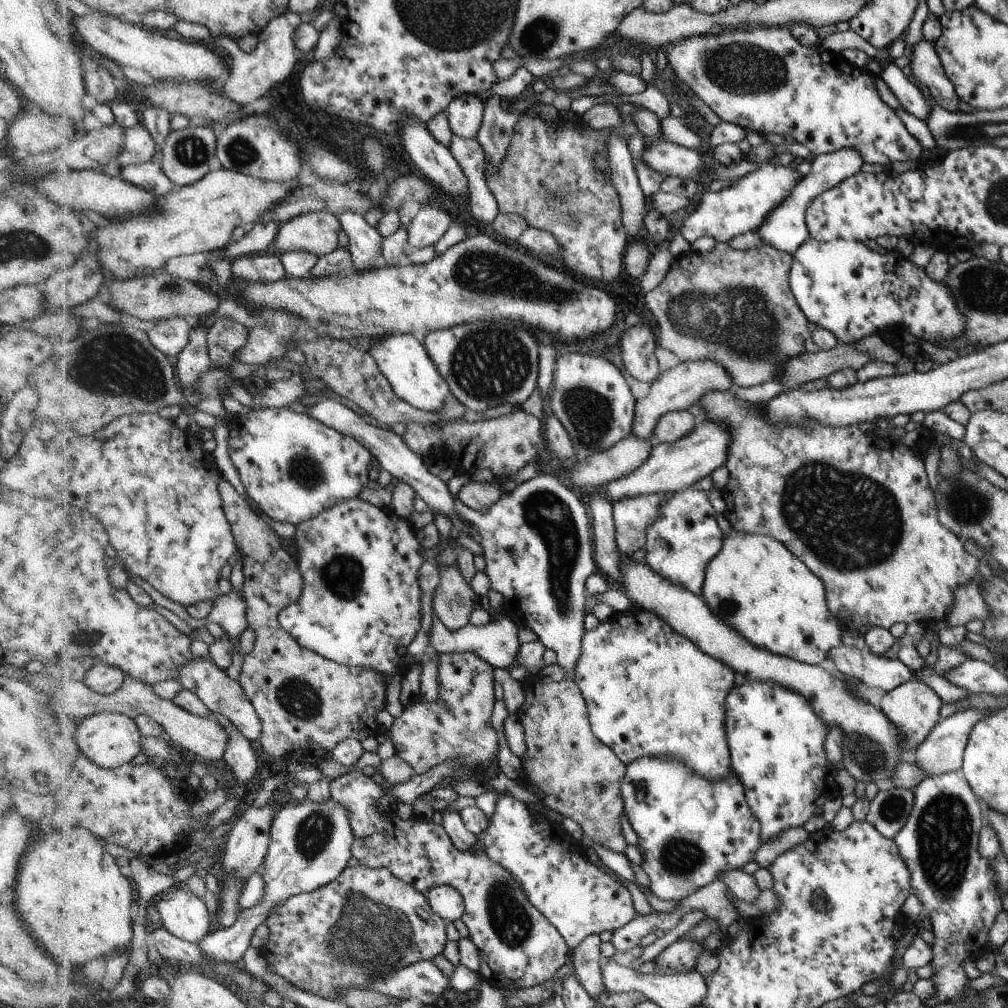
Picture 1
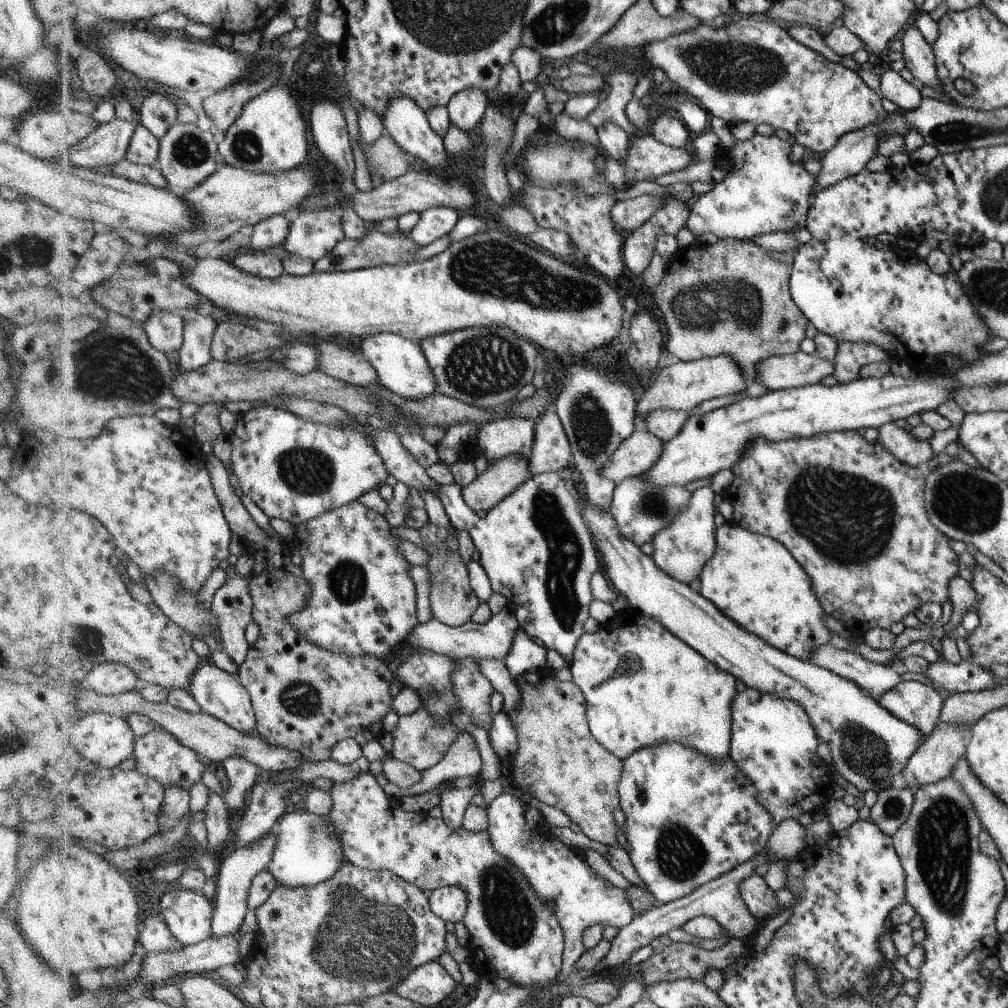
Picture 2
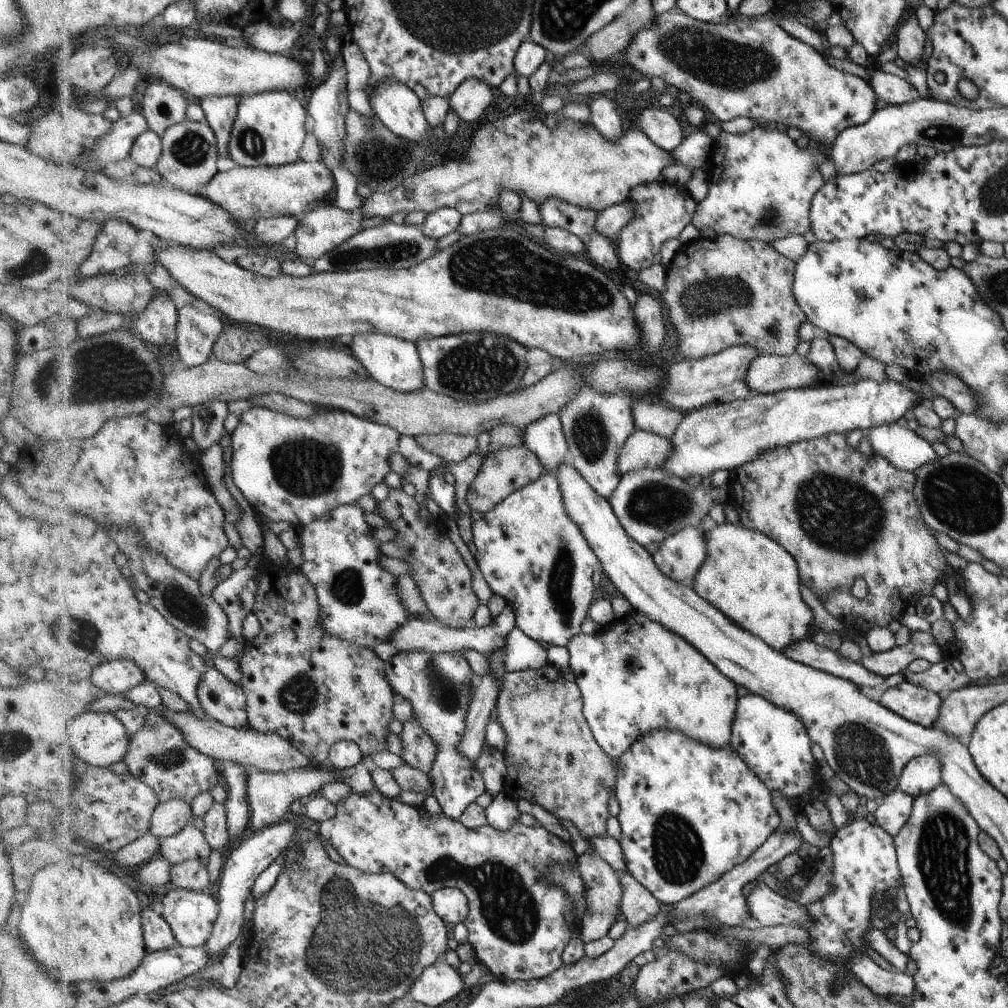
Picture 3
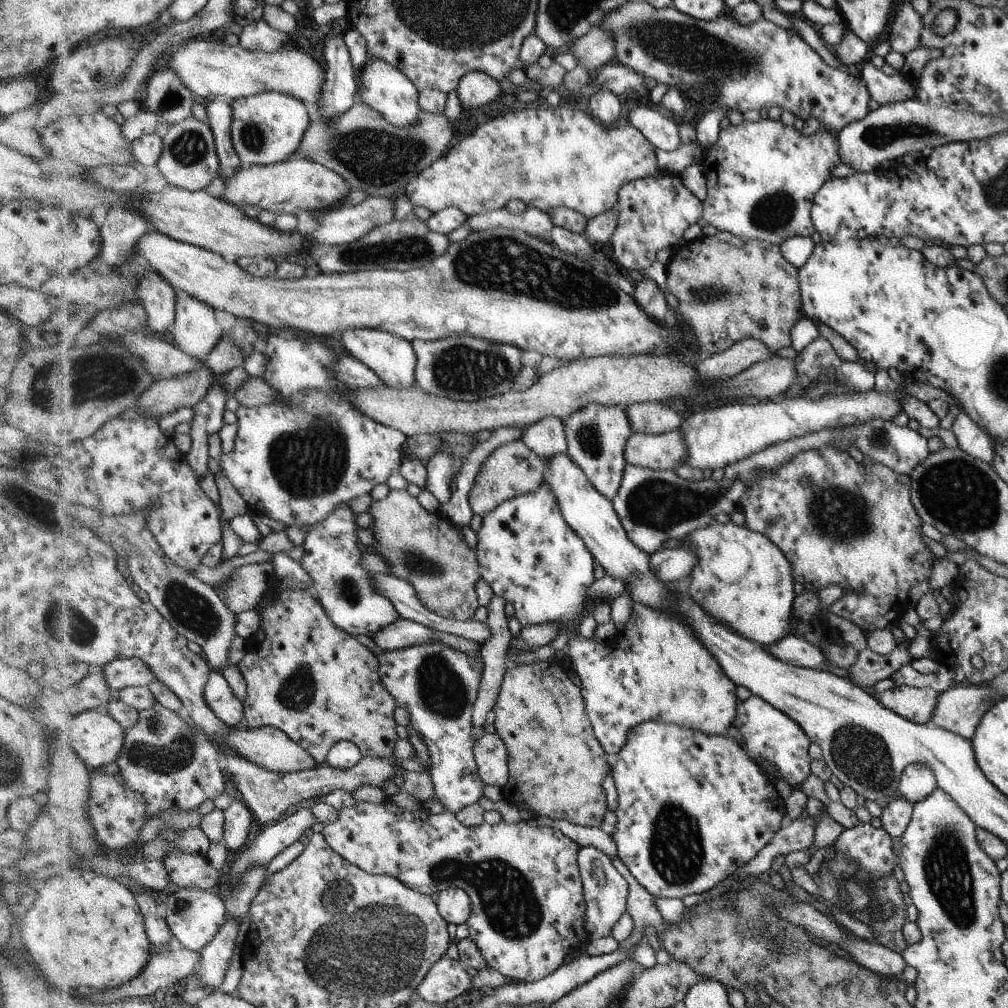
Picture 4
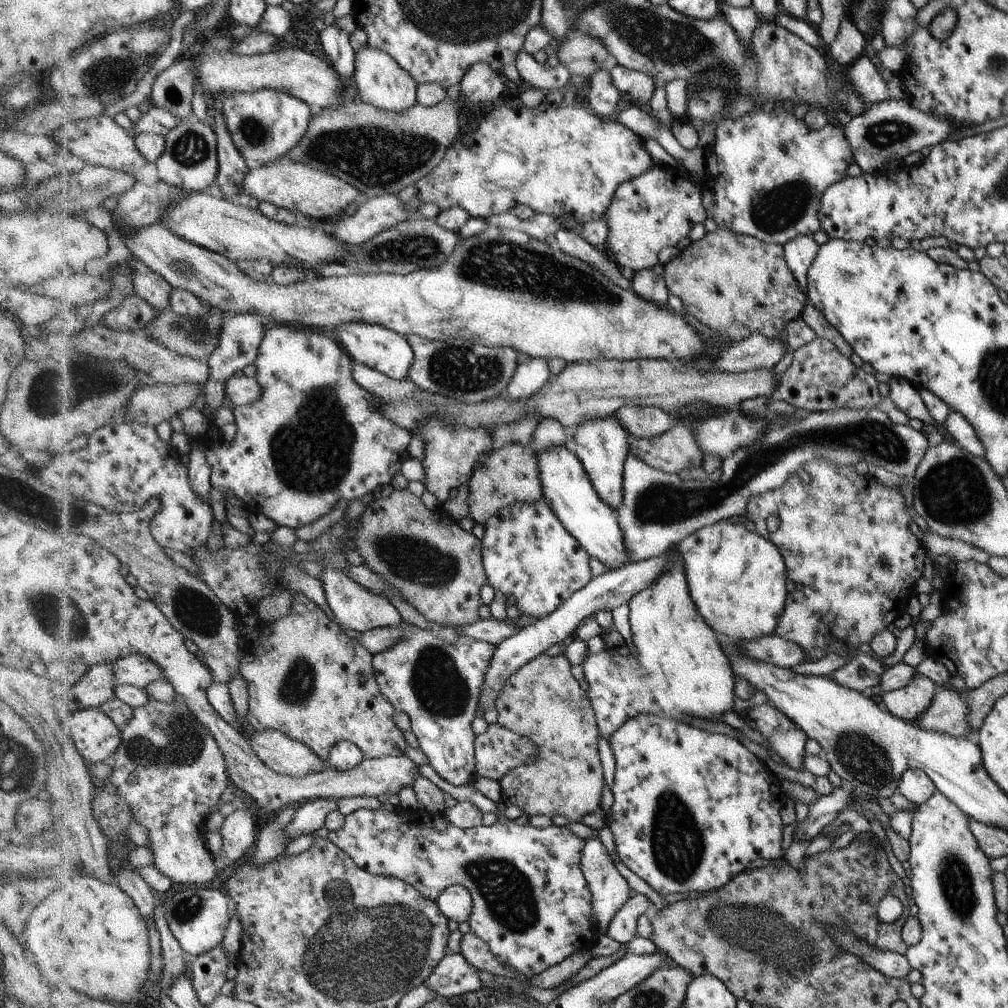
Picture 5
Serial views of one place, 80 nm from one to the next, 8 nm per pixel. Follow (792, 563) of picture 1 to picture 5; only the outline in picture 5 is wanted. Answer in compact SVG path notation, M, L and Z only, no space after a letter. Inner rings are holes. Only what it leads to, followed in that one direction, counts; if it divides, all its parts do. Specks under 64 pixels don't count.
M726 520L705 526L673 547L686 563L691 597L714 632L736 642L774 635L786 600L783 553L770 540L751 532L742 522Z

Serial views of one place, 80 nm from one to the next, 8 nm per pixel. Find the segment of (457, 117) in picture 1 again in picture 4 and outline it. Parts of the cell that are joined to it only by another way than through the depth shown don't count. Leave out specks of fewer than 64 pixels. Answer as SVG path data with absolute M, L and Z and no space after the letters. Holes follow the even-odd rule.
M472 71L462 78L456 89L462 108L478 108L490 104L500 95L500 83L492 75Z

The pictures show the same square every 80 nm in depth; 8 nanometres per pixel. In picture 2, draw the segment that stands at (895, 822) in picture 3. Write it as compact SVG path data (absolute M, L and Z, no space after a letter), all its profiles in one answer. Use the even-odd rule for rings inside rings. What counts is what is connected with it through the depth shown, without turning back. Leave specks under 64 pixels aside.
M888 787L877 794L877 802L871 808L871 821L887 835L892 837L906 822L913 807L913 790Z

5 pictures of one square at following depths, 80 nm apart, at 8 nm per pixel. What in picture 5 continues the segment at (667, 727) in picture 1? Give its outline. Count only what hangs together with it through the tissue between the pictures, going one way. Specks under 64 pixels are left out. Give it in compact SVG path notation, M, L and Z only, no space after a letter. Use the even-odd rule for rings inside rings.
M676 550L669 551L673 559L663 575L628 602L636 654L622 656L608 648L591 654L588 649L587 658L581 664L601 737L606 737L608 742L611 734L629 718L642 713L679 721L690 714L716 721L722 720L724 712L733 710L731 662L691 597L686 563Z

